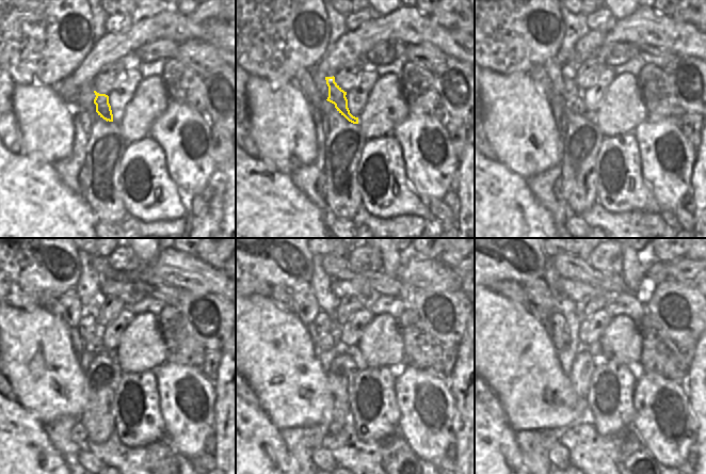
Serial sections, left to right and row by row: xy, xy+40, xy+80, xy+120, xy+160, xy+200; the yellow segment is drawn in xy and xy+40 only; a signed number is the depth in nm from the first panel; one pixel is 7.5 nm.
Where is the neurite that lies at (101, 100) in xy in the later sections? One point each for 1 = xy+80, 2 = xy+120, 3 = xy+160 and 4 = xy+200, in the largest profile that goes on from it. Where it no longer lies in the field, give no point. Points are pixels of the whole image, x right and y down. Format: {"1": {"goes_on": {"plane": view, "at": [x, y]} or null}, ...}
{"1": {"goes_on": {"plane": "xy+80", "at": [574, 96]}}, "2": {"goes_on": {"plane": "xy+120", "at": [92, 333]}}, "3": {"goes_on": {"plane": "xy+160", "at": [322, 324]}}, "4": {"goes_on": {"plane": "xy+200", "at": [560, 338]}}}

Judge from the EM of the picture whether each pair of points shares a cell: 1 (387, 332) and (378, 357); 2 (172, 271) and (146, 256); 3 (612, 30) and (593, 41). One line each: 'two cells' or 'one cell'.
1: one cell
2: two cells
3: one cell

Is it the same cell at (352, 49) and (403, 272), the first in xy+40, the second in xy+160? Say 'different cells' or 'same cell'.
same cell

